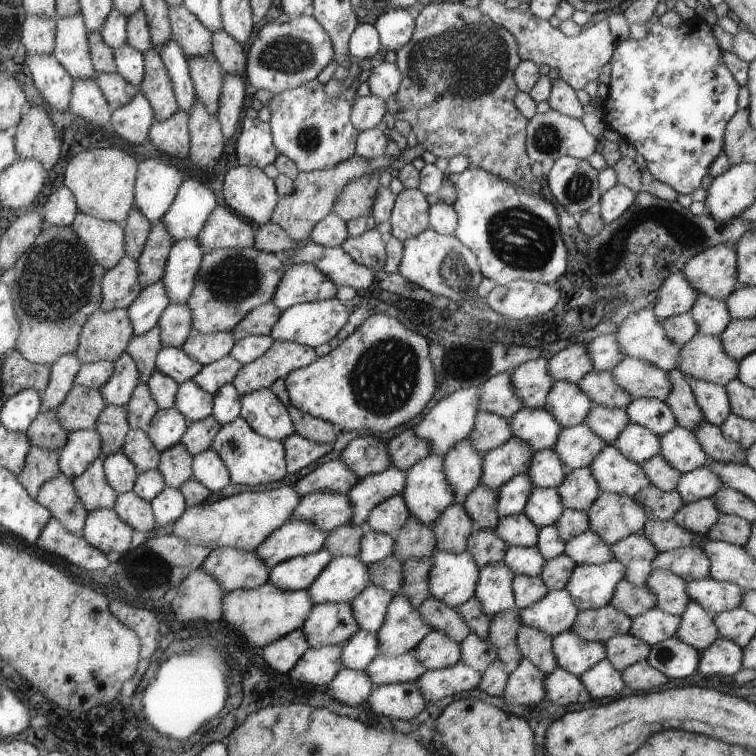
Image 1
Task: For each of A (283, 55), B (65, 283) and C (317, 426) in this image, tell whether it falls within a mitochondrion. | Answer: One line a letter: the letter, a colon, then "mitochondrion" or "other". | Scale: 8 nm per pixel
A: mitochondrion
B: mitochondrion
C: other

